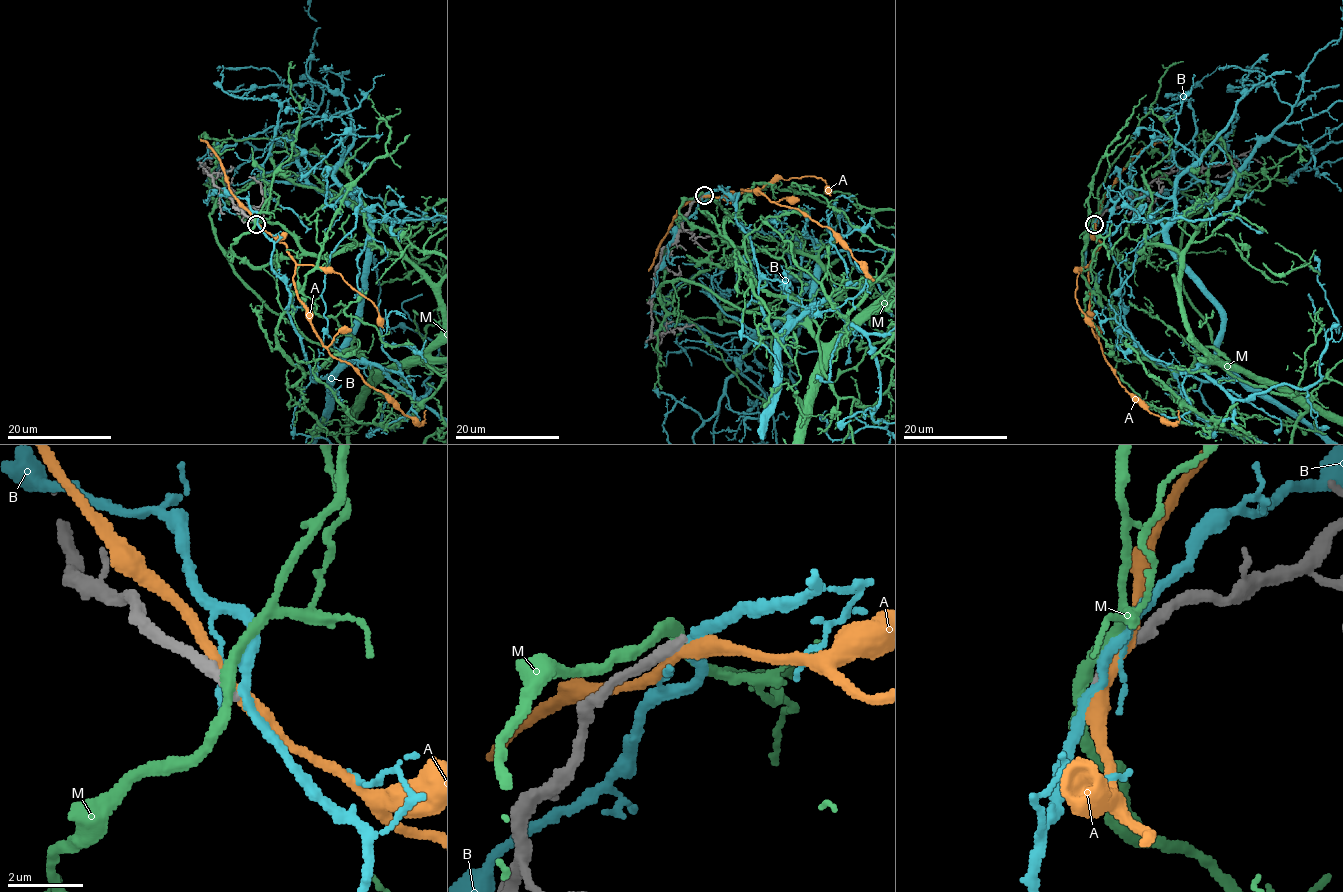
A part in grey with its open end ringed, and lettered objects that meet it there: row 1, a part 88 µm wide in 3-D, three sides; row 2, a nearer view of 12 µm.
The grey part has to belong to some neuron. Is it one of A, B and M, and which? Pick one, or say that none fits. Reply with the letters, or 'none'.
none

